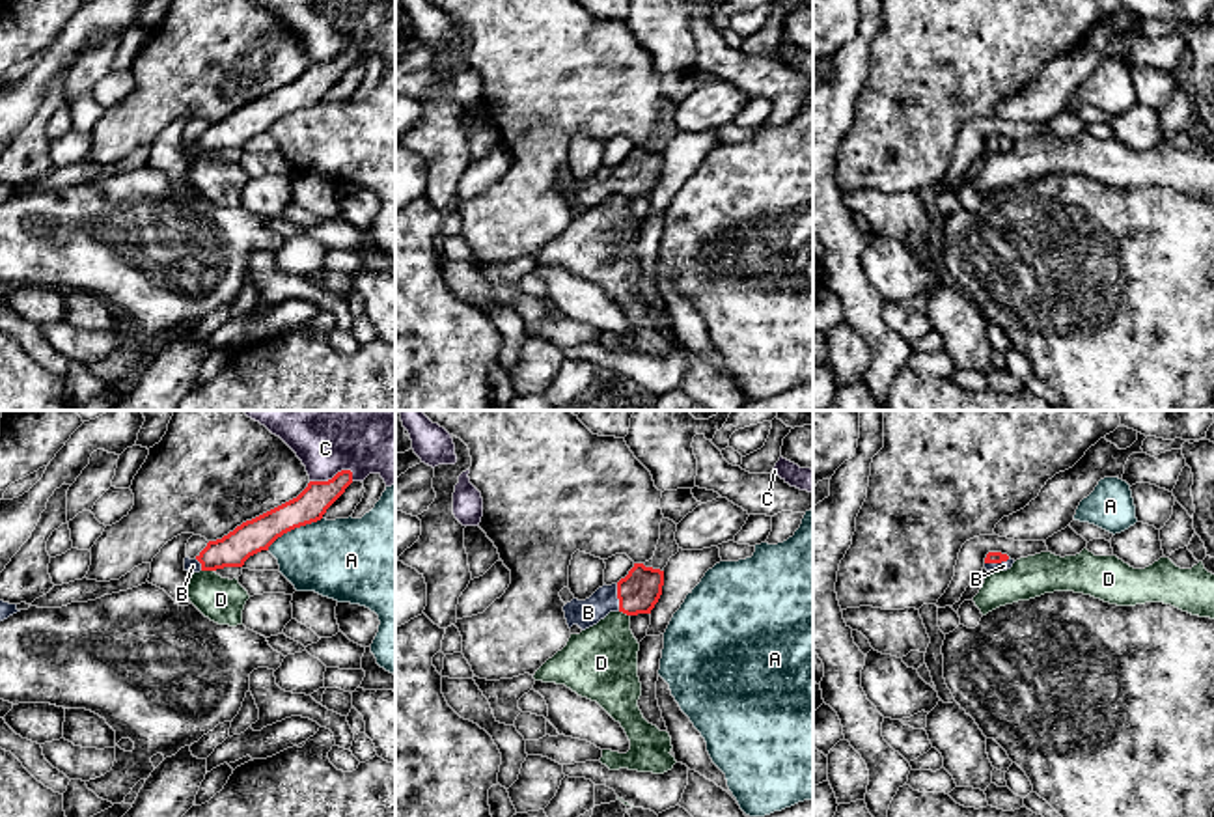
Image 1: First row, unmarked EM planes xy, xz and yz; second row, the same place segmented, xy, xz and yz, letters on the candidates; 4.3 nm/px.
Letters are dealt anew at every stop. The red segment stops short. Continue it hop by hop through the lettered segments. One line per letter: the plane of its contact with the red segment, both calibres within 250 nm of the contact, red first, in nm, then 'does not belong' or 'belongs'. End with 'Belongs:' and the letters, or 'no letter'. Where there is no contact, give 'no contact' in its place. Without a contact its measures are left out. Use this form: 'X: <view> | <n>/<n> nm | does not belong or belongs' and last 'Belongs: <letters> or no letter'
A: xy | 140/340 nm | does not belong
B: xz | 180/120 nm | belongs
C: xy | 140/240 nm | does not belong
D: xy | 140/190 nm | does not belong
Belongs: B

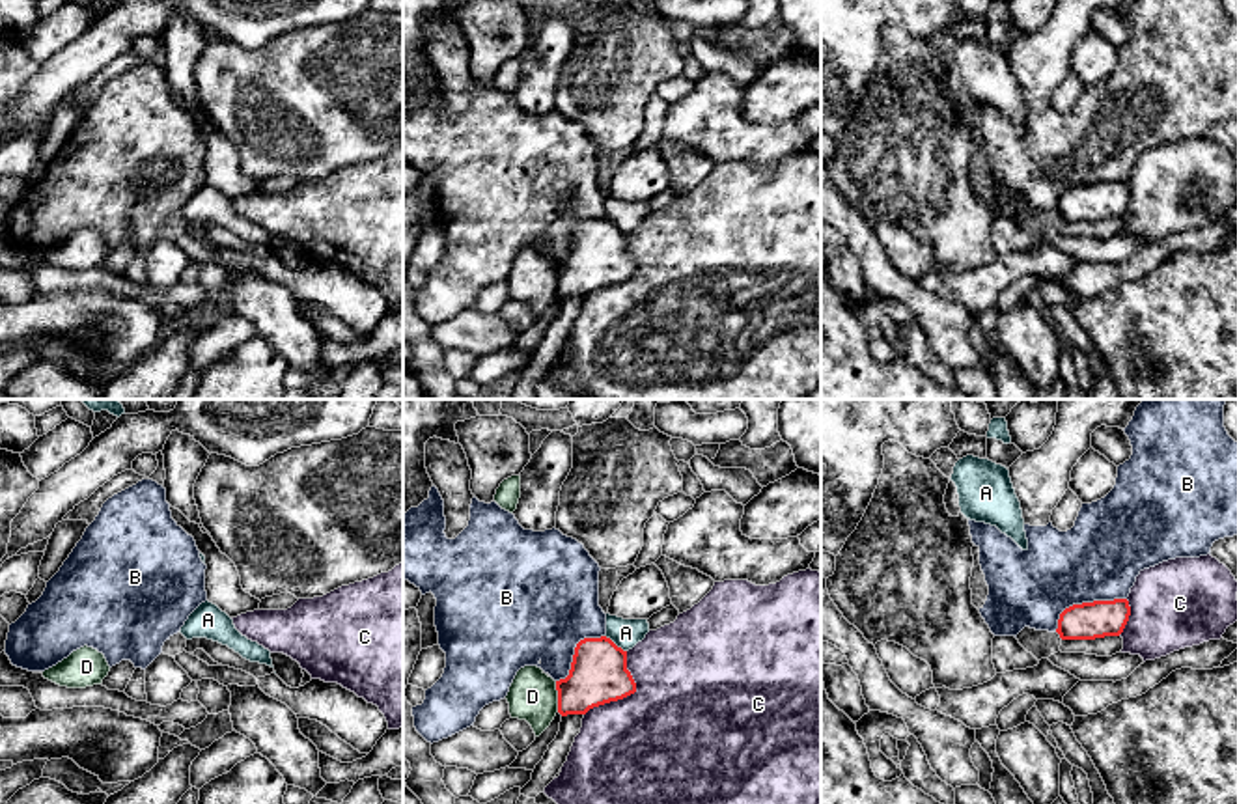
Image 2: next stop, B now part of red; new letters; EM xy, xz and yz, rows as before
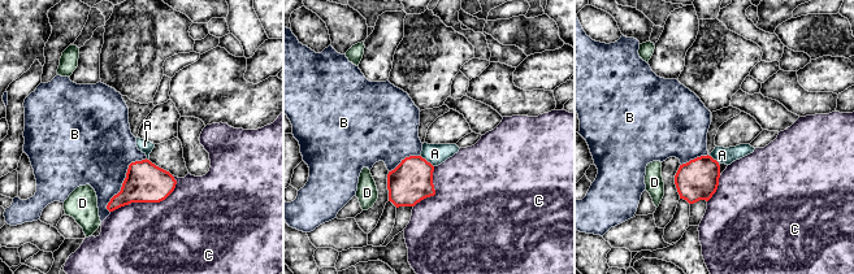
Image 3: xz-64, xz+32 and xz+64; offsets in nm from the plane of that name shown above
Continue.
A: xz | 240/130 nm | does not belong
B: yz | 160/360 nm | does not belong
C: xz | 240/500 nm | does not belong
D: xz | 240/220 nm | does not belong
Belongs: no letter

